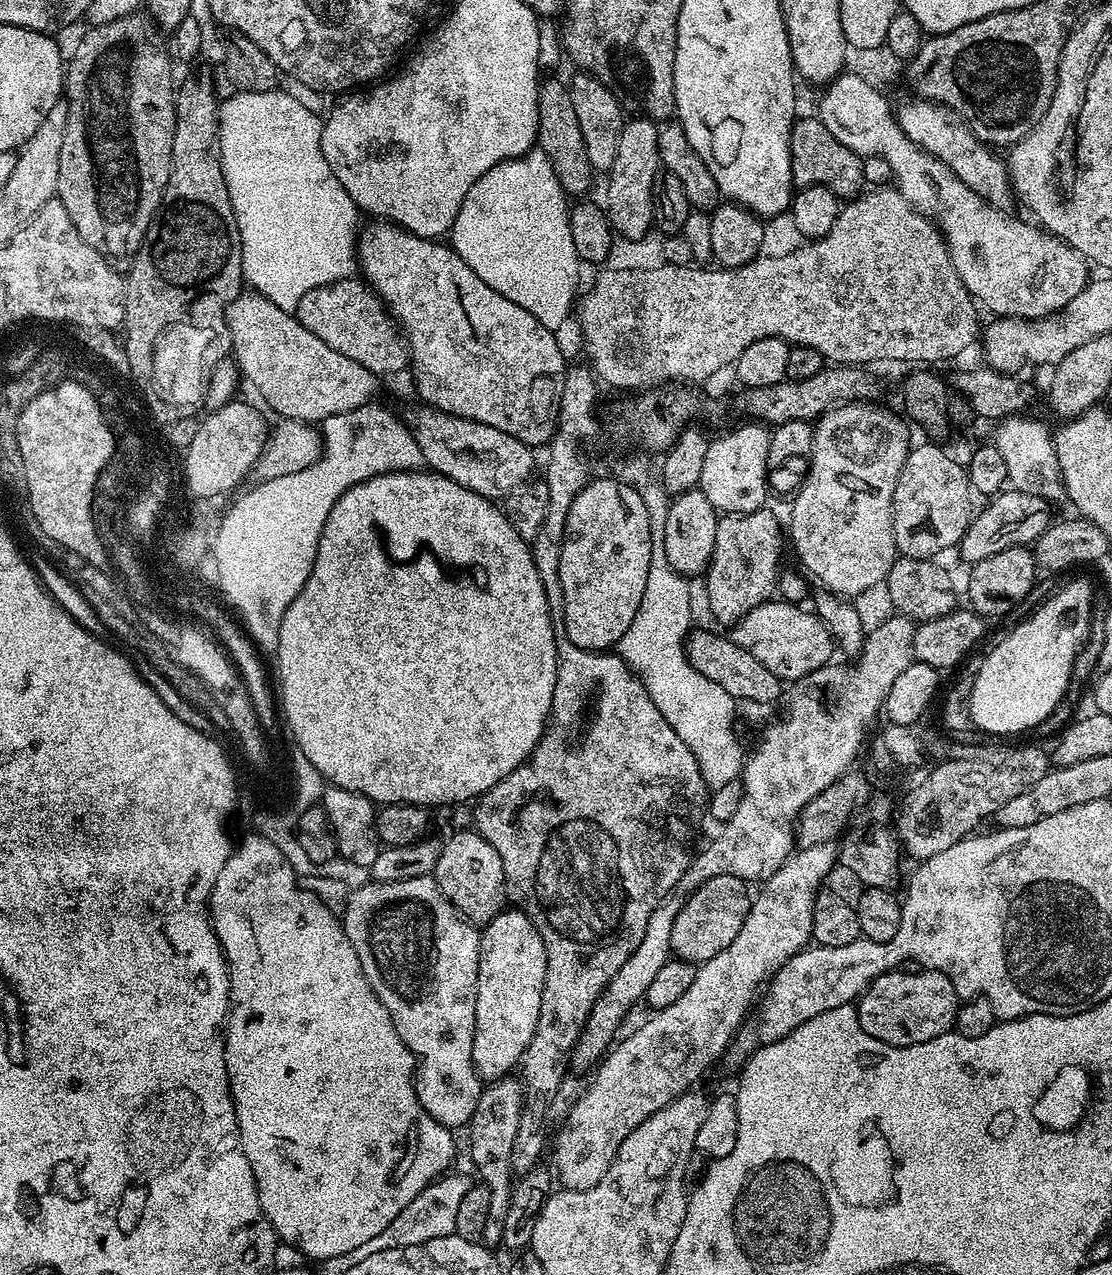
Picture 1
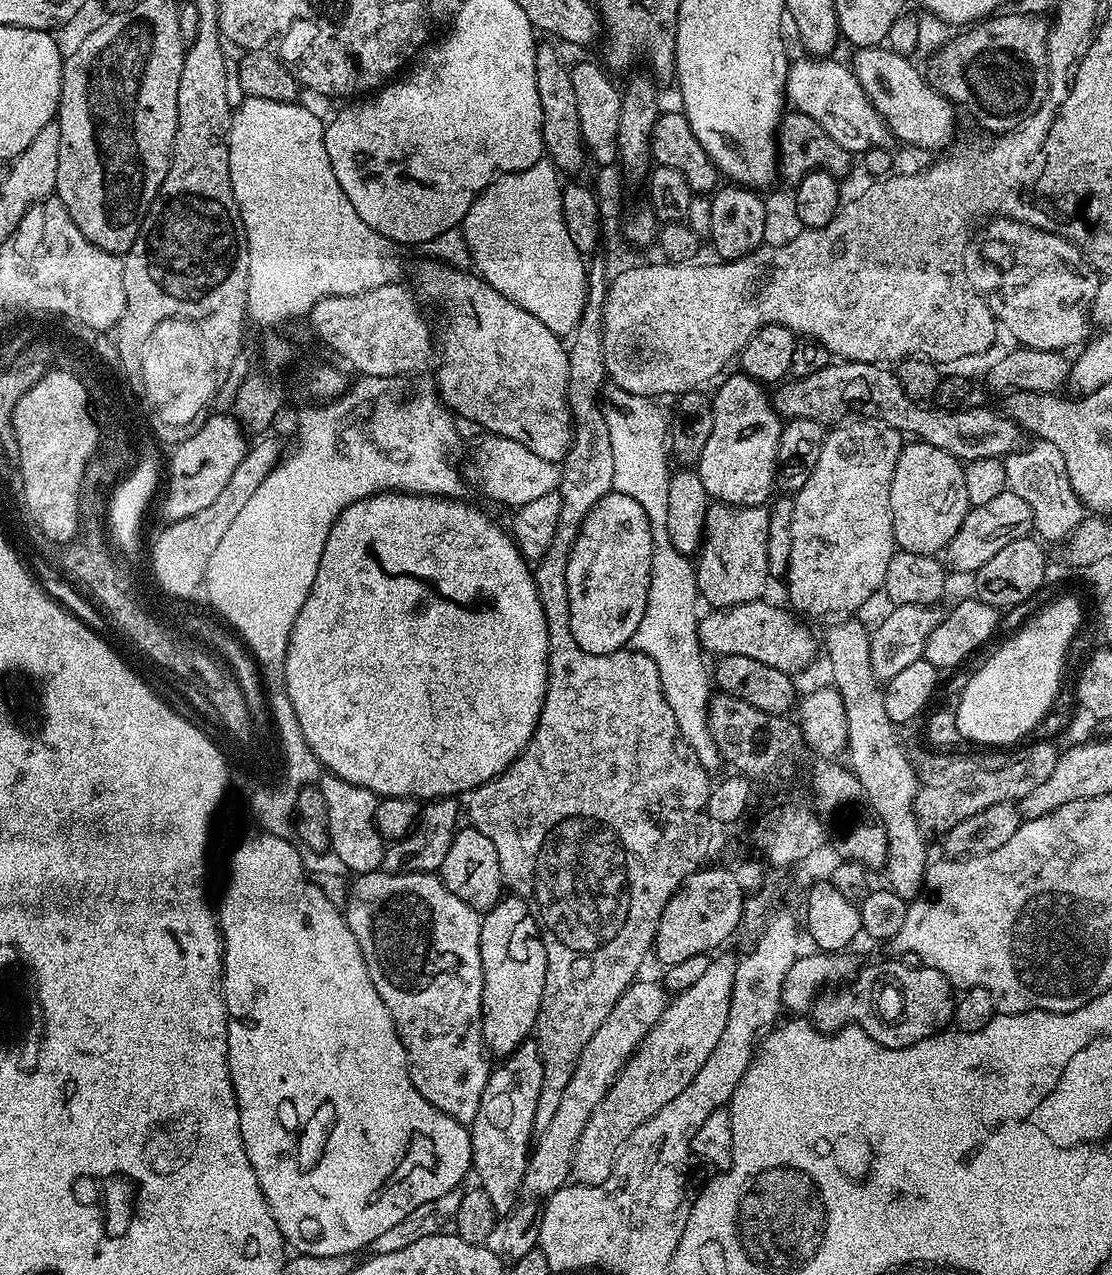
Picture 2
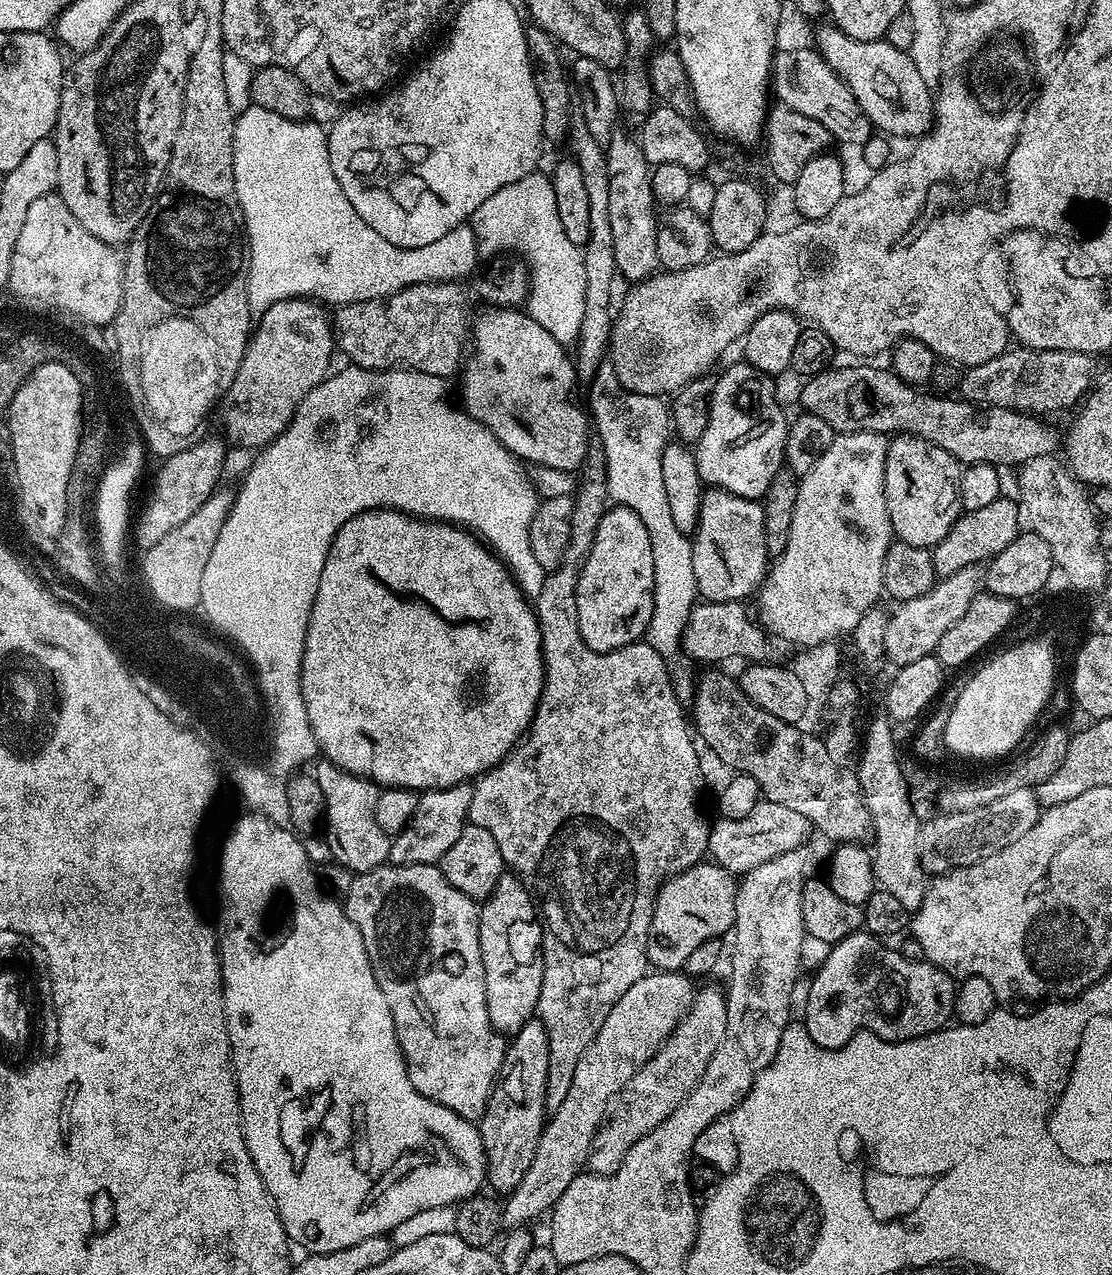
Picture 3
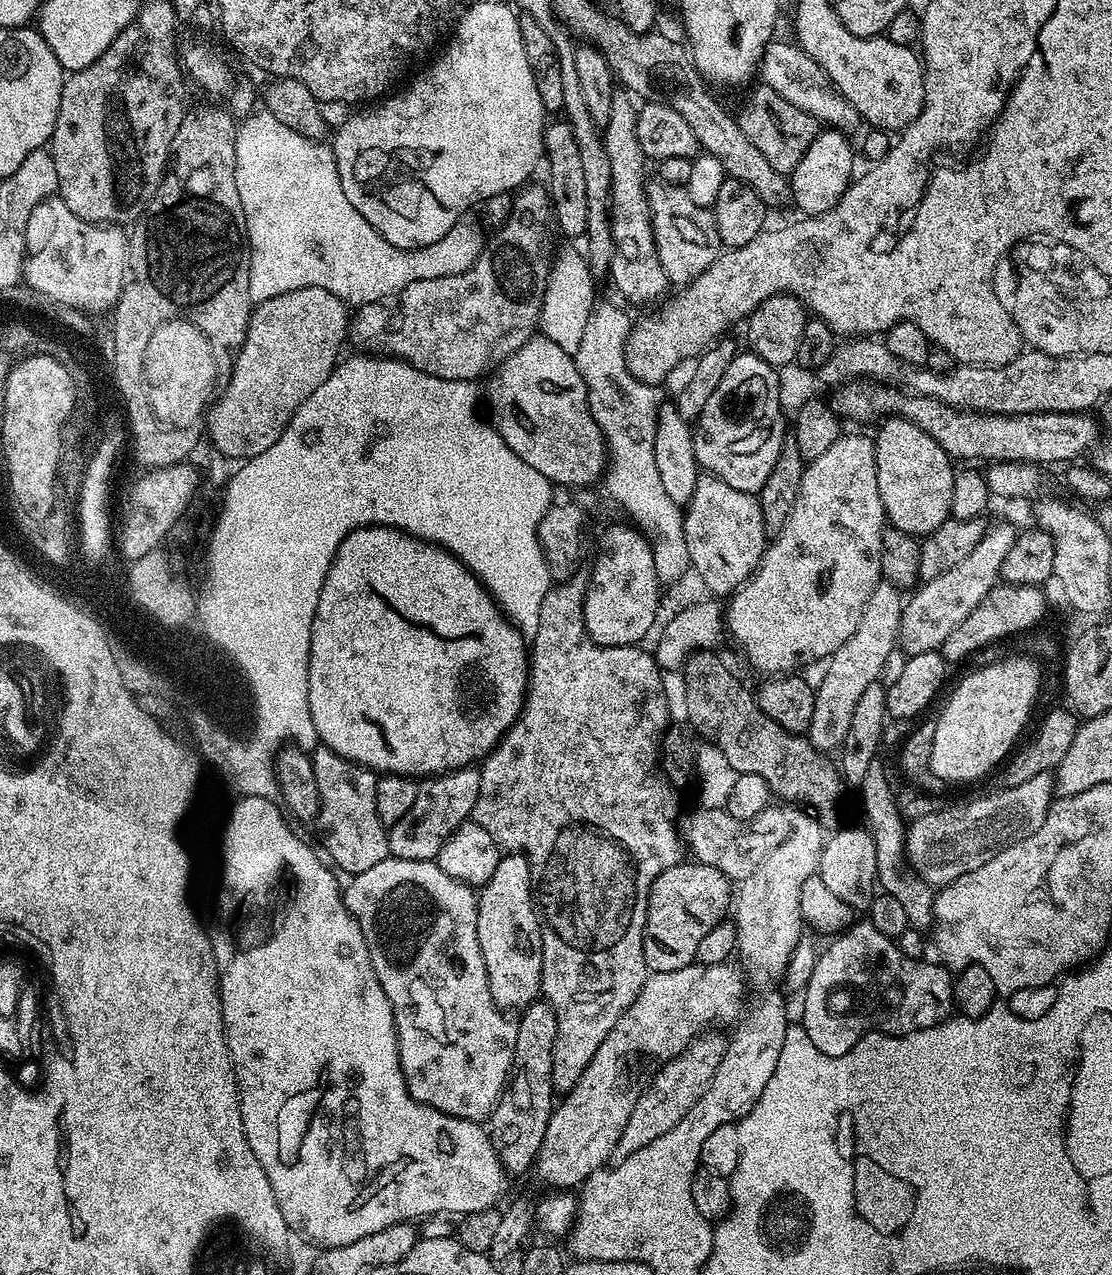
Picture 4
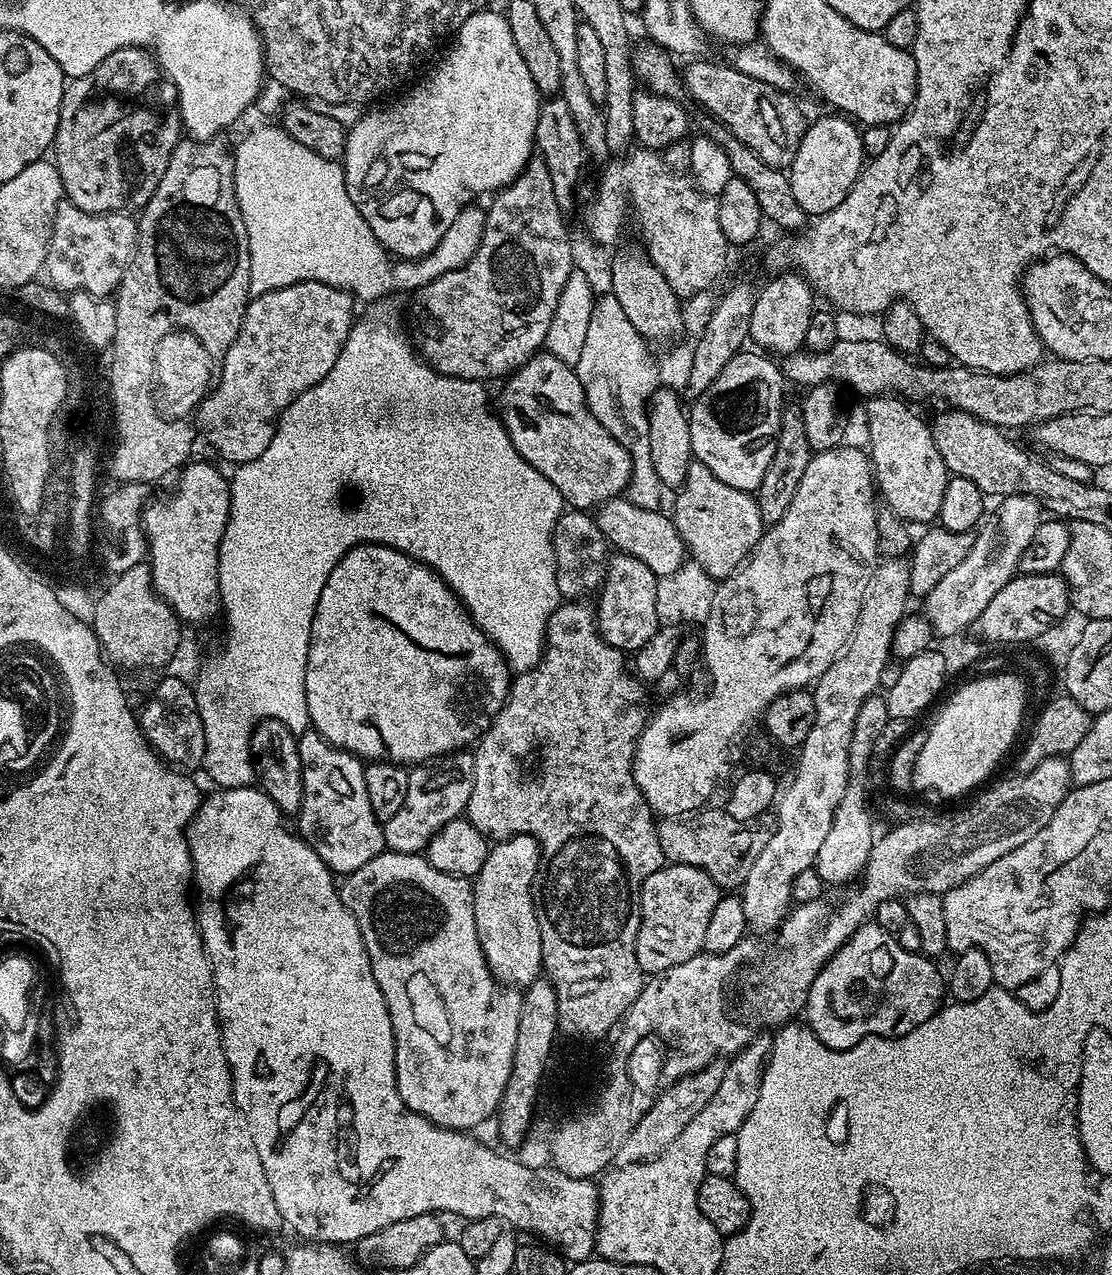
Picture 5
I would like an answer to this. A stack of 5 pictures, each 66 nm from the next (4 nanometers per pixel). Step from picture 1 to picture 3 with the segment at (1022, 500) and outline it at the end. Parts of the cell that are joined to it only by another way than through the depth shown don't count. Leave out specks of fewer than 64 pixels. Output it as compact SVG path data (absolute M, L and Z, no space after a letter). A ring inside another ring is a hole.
M999 498L978 510L965 511L956 519L954 526L950 526L950 534L946 534L946 538L942 538L942 542L931 549L937 577L943 578L963 568L983 565L1003 548L1010 546L1010 542L1014 542L1014 538L1022 531L1022 512L1017 501L1012 500Z

